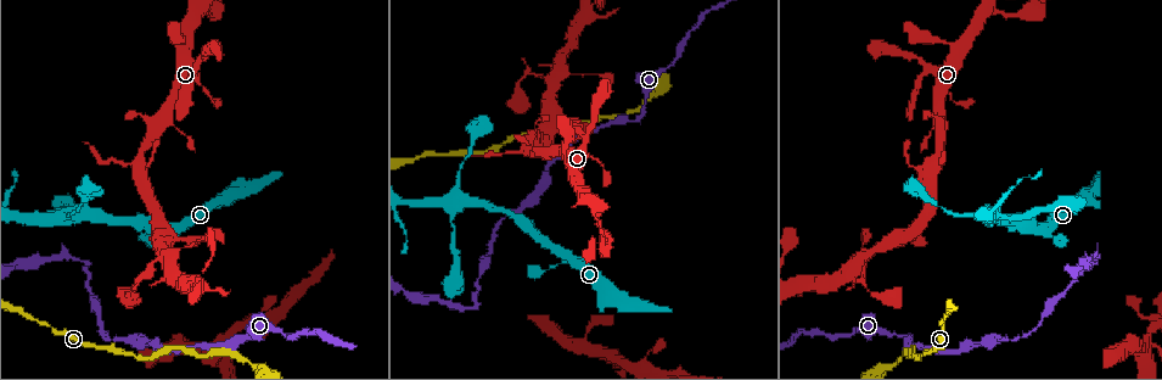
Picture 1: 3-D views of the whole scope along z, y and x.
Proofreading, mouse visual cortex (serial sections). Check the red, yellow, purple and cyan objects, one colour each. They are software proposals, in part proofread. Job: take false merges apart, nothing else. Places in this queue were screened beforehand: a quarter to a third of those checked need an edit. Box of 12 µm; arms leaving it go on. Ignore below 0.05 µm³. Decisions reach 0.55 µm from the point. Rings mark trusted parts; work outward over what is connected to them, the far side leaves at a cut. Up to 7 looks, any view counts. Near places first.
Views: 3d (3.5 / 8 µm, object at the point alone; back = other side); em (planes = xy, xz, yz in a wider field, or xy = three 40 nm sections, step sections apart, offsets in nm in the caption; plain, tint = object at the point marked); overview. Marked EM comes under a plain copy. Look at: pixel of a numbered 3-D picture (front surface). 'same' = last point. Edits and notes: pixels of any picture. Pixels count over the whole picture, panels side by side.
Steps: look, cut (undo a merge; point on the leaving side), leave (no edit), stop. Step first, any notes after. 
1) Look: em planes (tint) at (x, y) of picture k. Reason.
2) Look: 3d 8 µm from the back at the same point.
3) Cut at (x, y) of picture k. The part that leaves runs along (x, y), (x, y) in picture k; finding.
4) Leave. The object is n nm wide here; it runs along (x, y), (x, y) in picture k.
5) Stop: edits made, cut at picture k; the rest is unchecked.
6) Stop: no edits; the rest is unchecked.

Look: 3d 3.5 µm at (909, 338) of picture 1. Narrows sharply.

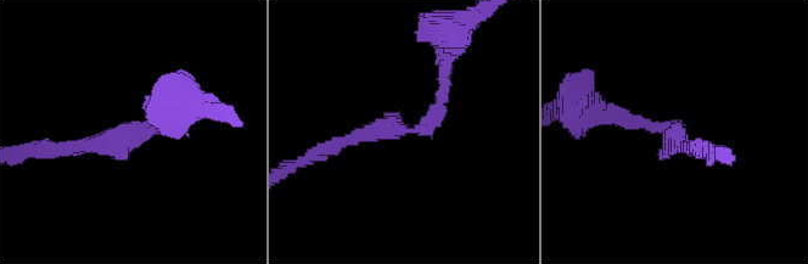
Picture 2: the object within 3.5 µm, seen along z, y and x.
Look: em xy step 3 (tint) at (134, 127) of picture 2. The arms are 200, 200 nm wide; need the tissue.

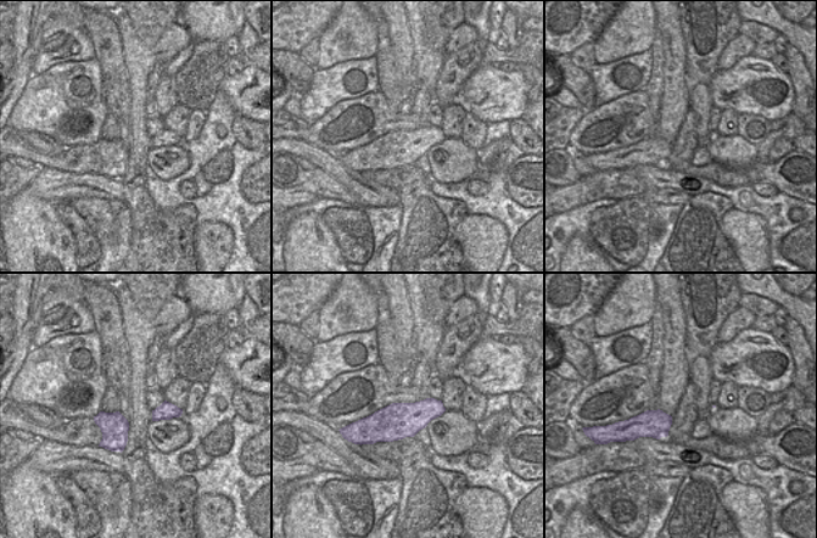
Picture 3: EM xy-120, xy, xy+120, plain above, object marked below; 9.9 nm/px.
Leave. The object is 360 nm wide here; it runs along (443, 73), (424, 129), (330, 147) in picture 2; continuous, no second cell.

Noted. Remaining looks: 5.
Look: 3d 3.5 µm at (472, 307) of picture 1. Thin neck.

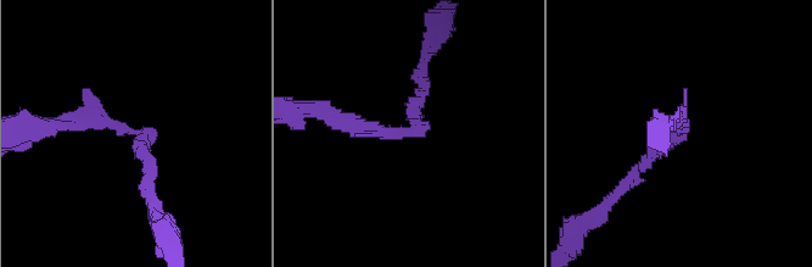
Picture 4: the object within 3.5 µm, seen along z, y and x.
Look: em xy step 3 (tint) at (682, 133) of picture 4. Shape alone is not enough.

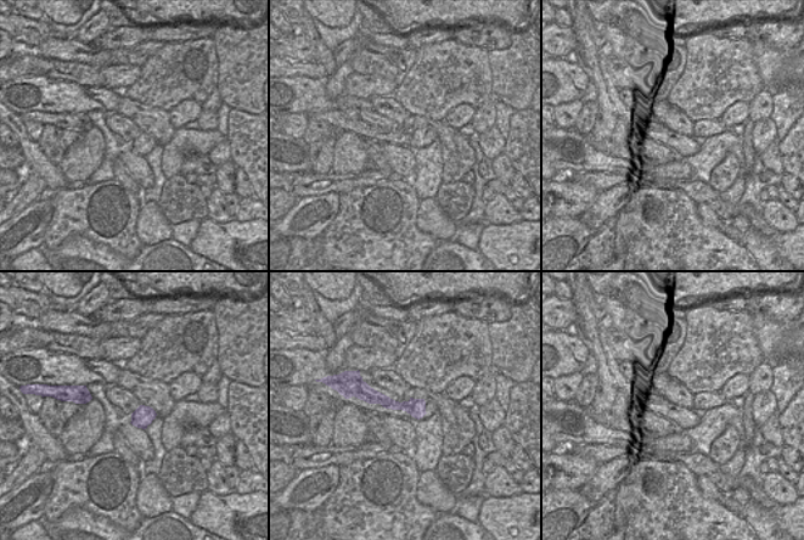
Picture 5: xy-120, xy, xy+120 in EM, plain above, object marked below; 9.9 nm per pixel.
Cut at (98, 126) of picture 4. The part that leaves runs along (135, 133), (110, 122), (35, 126) in picture 4; a second cell is stuck on.

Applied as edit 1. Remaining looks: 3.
Look: 3d 3.5 µm at (556, 265) of picture 1.

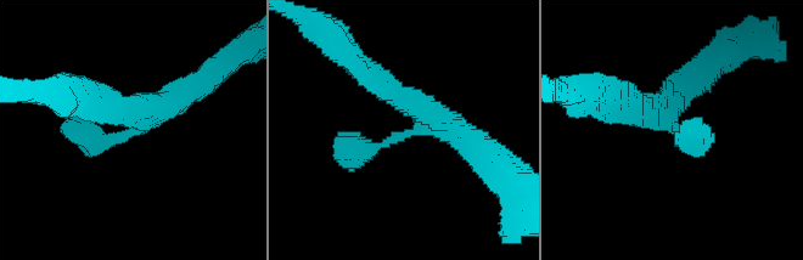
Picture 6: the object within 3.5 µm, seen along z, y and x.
Look: em xy step 5 (tint) at (677, 128) of picture 6.

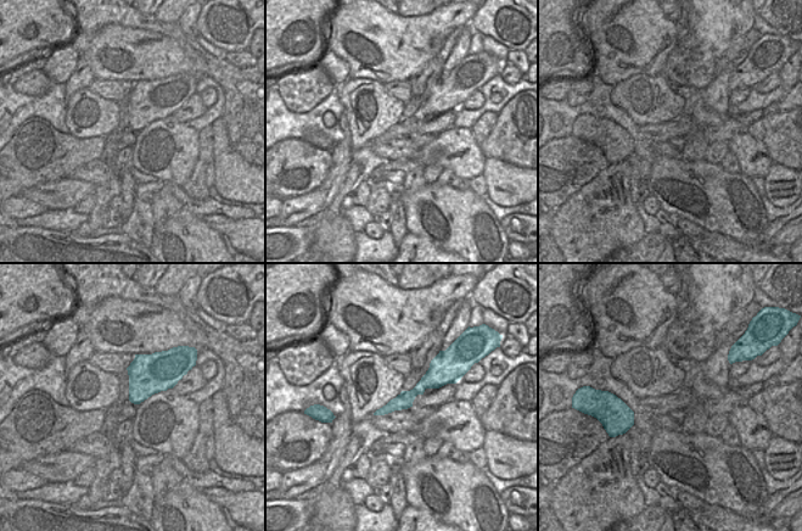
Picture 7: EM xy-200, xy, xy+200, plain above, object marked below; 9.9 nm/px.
Leave. It runs along (450, 380), (428, 380), (380, 412) in picture 7; one cell here.

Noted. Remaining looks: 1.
Stop: edits made, cut at picture 4; the rest is unchecked.

